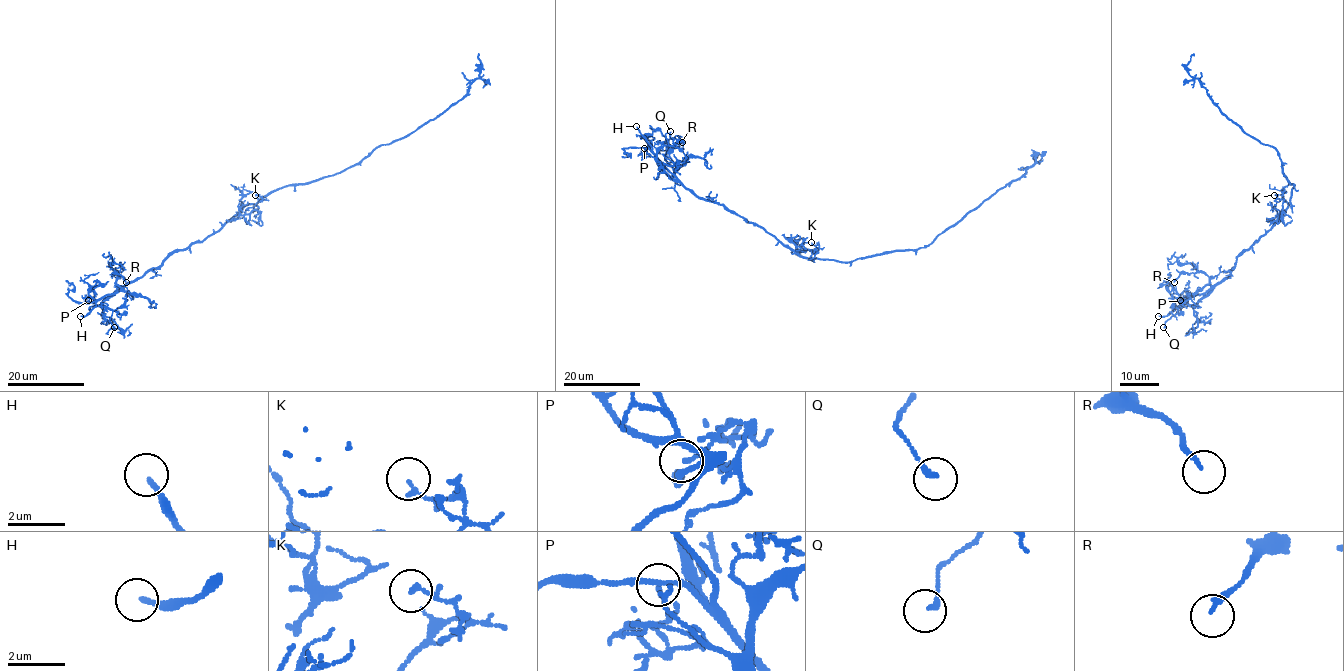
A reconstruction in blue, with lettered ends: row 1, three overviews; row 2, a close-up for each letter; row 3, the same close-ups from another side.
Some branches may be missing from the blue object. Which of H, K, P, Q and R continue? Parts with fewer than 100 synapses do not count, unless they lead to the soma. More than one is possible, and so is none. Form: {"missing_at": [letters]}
{"missing_at": ["H"]}

